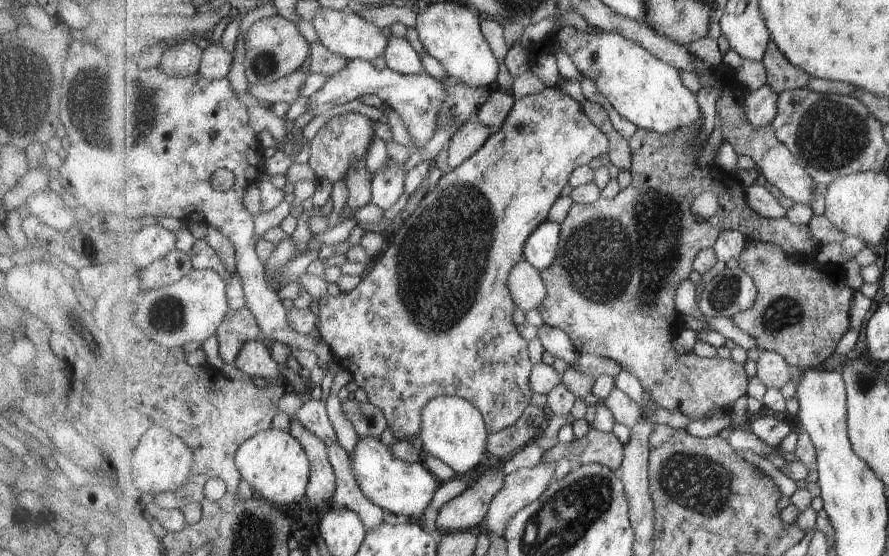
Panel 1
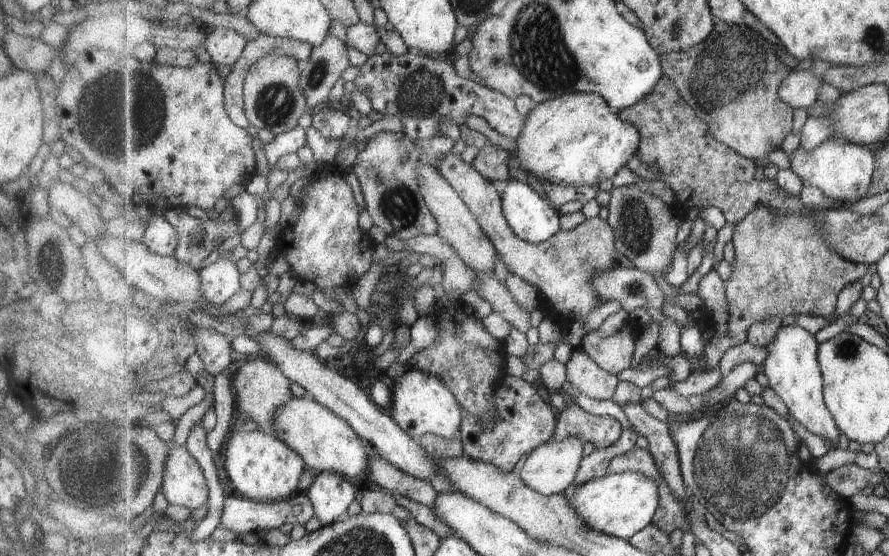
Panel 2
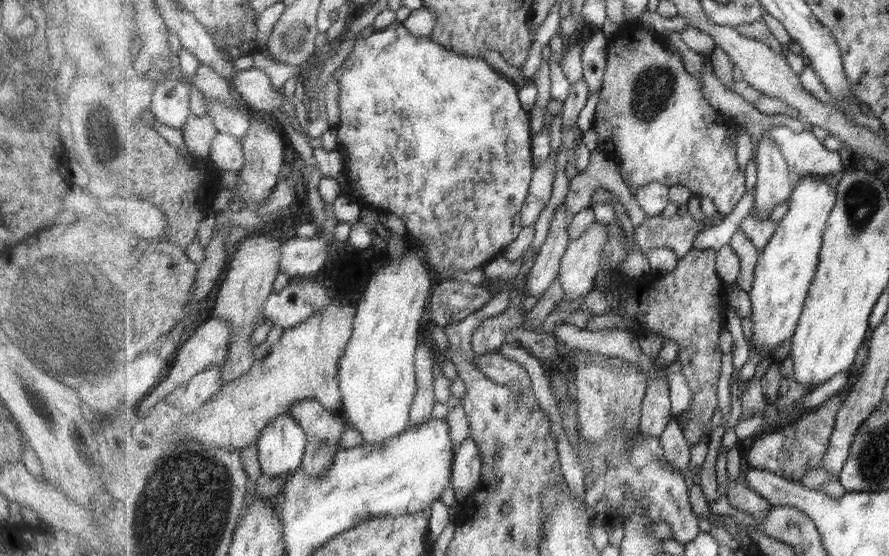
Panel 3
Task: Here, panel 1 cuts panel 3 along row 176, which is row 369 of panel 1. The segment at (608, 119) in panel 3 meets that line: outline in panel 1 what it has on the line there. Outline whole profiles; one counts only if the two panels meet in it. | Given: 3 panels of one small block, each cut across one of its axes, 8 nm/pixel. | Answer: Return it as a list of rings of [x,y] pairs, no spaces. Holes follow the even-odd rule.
[[[701,125],[696,127],[678,128],[678,131],[668,132],[667,134],[650,131],[647,129],[637,128],[630,136],[630,147],[633,152],[633,166],[631,172],[633,175],[632,183],[612,199],[605,199],[603,196],[597,202],[591,204],[575,203],[567,215],[567,218],[562,222],[562,235],[559,245],[558,255],[555,257],[554,263],[549,268],[544,268],[540,273],[542,279],[545,281],[546,289],[548,290],[545,300],[537,310],[541,313],[543,324],[552,327],[560,328],[567,332],[571,337],[573,344],[577,347],[578,352],[587,352],[592,355],[605,357],[611,360],[616,360],[624,369],[636,374],[643,383],[645,390],[650,392],[651,398],[664,409],[672,411],[686,412],[691,415],[694,420],[698,418],[708,418],[710,412],[719,410],[729,410],[741,397],[748,394],[748,386],[750,383],[750,376],[746,368],[735,360],[724,359],[719,357],[705,358],[695,354],[691,350],[687,354],[677,355],[675,348],[673,348],[673,334],[671,334],[671,324],[677,320],[677,309],[675,304],[675,297],[678,286],[689,278],[691,270],[694,270],[695,257],[703,249],[711,248],[719,238],[719,235],[727,229],[737,229],[744,234],[745,240],[761,241],[764,243],[771,243],[780,246],[789,256],[808,256],[810,259],[818,254],[820,245],[811,236],[811,229],[809,225],[793,224],[786,216],[783,218],[769,219],[767,217],[757,214],[747,204],[746,194],[742,186],[739,187],[737,182],[733,182],[734,187],[729,186],[731,180],[724,180],[721,178],[713,178],[713,172],[709,165],[702,165],[700,163],[702,157],[702,150],[707,142],[698,141],[697,136],[701,132]],[[705,191],[715,192],[720,198],[720,211],[711,220],[703,220],[695,216],[692,211],[693,201]]]

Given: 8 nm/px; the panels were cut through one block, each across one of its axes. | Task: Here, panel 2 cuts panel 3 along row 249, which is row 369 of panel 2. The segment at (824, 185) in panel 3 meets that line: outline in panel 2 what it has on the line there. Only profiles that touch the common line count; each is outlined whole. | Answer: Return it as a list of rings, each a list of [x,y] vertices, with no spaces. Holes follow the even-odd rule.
[[[798,325],[783,326],[775,340],[767,346],[763,372],[768,377],[769,387],[786,405],[789,414],[797,418],[807,430],[827,438],[837,446],[842,430],[839,430],[839,425],[824,399],[825,383],[818,359],[819,345],[816,335],[810,334],[805,328]]]

